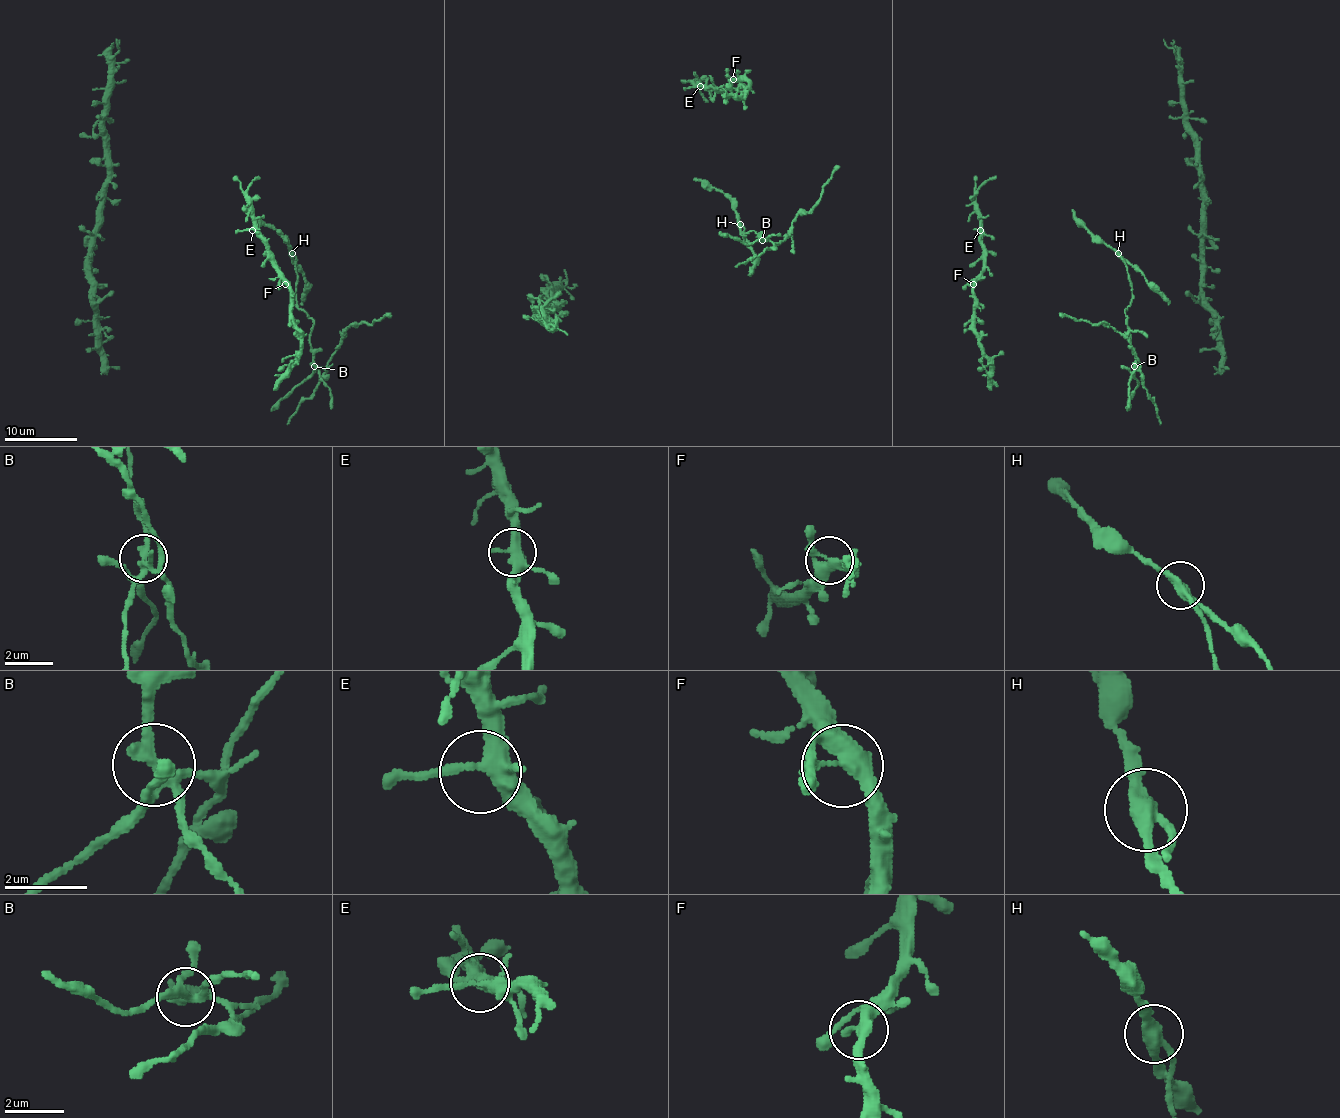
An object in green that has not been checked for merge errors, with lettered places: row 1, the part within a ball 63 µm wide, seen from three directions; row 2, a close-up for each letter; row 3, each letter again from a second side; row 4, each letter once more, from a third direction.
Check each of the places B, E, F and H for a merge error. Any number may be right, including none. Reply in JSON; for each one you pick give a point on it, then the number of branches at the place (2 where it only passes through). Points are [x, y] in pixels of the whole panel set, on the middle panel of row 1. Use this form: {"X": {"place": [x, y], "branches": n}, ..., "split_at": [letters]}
{"B": {"place": [762, 240], "branches": 4}, "H": {"place": [740, 224], "branches": 3}, "split_at": ["B", "H"]}

